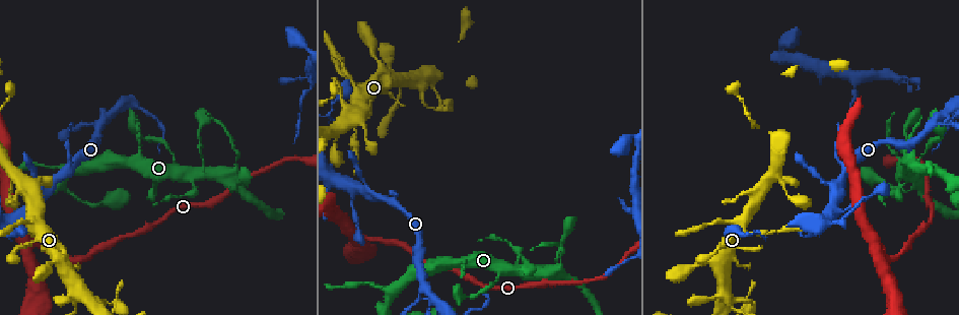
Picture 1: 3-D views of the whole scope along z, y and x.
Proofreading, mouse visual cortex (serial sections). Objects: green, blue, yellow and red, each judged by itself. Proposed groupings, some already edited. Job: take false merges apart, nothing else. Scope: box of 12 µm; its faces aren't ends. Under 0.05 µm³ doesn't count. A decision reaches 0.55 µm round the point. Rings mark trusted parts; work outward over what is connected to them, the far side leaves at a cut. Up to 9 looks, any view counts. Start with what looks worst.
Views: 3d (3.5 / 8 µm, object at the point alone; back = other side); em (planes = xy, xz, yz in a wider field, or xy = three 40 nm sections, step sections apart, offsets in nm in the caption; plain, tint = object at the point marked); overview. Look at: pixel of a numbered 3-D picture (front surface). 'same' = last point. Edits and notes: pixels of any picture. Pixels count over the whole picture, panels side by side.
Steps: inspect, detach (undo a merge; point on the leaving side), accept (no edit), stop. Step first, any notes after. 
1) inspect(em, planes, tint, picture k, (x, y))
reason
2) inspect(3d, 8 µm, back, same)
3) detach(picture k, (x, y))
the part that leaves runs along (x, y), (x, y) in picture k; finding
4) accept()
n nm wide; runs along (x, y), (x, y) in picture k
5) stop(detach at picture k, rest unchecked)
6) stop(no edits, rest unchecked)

inspect(3d, 3.5 µm, picture 1, (758, 236))
thick turns thin

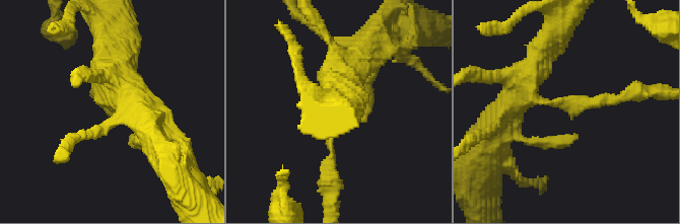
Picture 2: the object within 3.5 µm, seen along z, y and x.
inspect(em, xy, step 5, tint, picture 2, (555, 102))
arms of 150, 500 nm

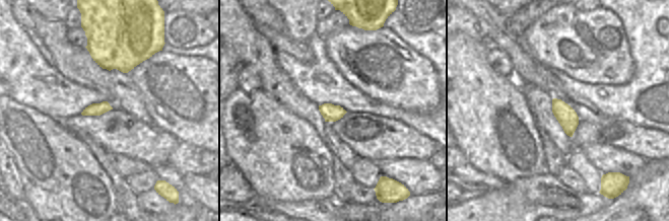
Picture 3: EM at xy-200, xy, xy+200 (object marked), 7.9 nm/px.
accept()
runs along (360, 59), (329, 77), (329, 160) in picture 2; one cell here

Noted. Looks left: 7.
inspect(3d, 3.5 µm, back, picture 1, (201, 174))
thin arm on a thick one

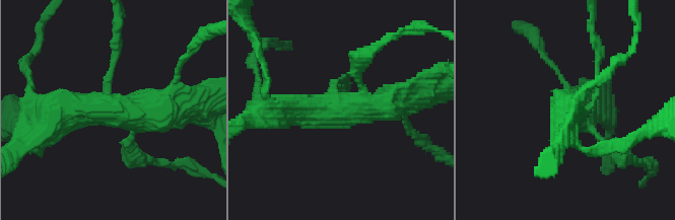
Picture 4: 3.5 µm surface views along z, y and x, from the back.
inspect(em, xy, step 5, tint, picture 4, (337, 110))
4 arms; arms of 100, 150, 450, 450 nm; shape alone is not enough

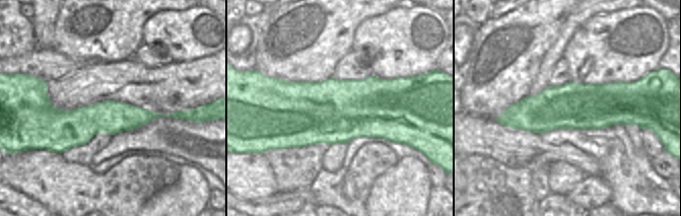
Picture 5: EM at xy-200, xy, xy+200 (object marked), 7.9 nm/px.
accept()
continuous, no second cell

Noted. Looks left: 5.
inspect(3d, 8 µm, picture 1, (929, 125))
thick turns thin

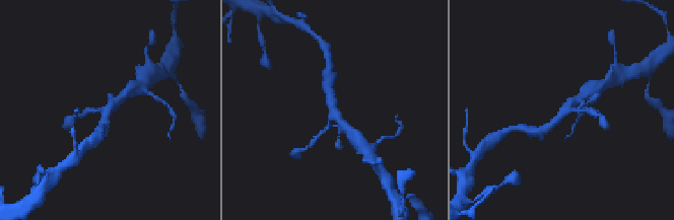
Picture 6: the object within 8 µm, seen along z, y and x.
inspect(em, xy, step 5, tint, picture 6, (106, 109))
3 arms; arms of 150, 300, 300 nm

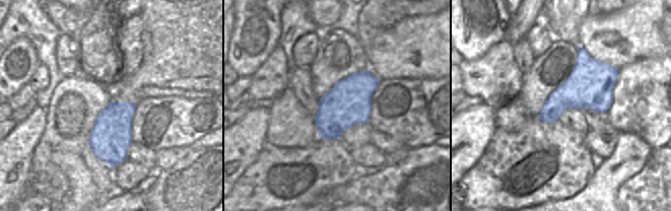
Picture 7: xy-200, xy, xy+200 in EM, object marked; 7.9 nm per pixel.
accept()
runs along (543, 130), (583, 96) in picture 6; one cell here

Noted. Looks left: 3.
inspect(3d, 3.5 µm, picture 1, (352, 230))
arms part here

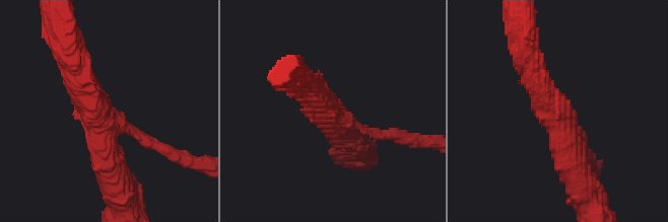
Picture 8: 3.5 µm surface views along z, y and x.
inspect(em, xy, step 2, tint, picture 8, (107, 125))
3 arms; arms of 150, 450, 500 nm

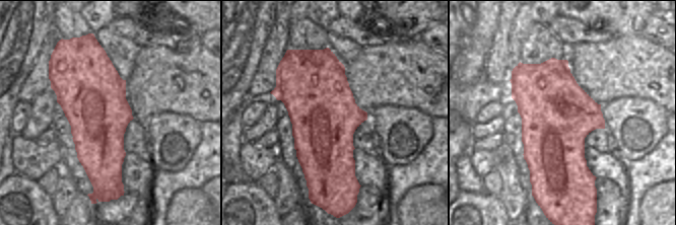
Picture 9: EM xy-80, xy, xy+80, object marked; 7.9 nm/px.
inspect(em, planes, tint, same)

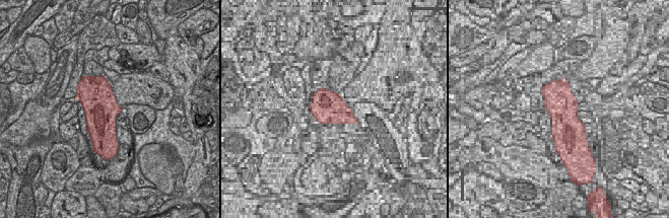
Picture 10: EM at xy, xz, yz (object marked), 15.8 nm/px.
accept()
runs along (162, 149), (107, 125), (116, 187) in picture 8; all the same cell

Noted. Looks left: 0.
stop(no edits, rest unchecked)

